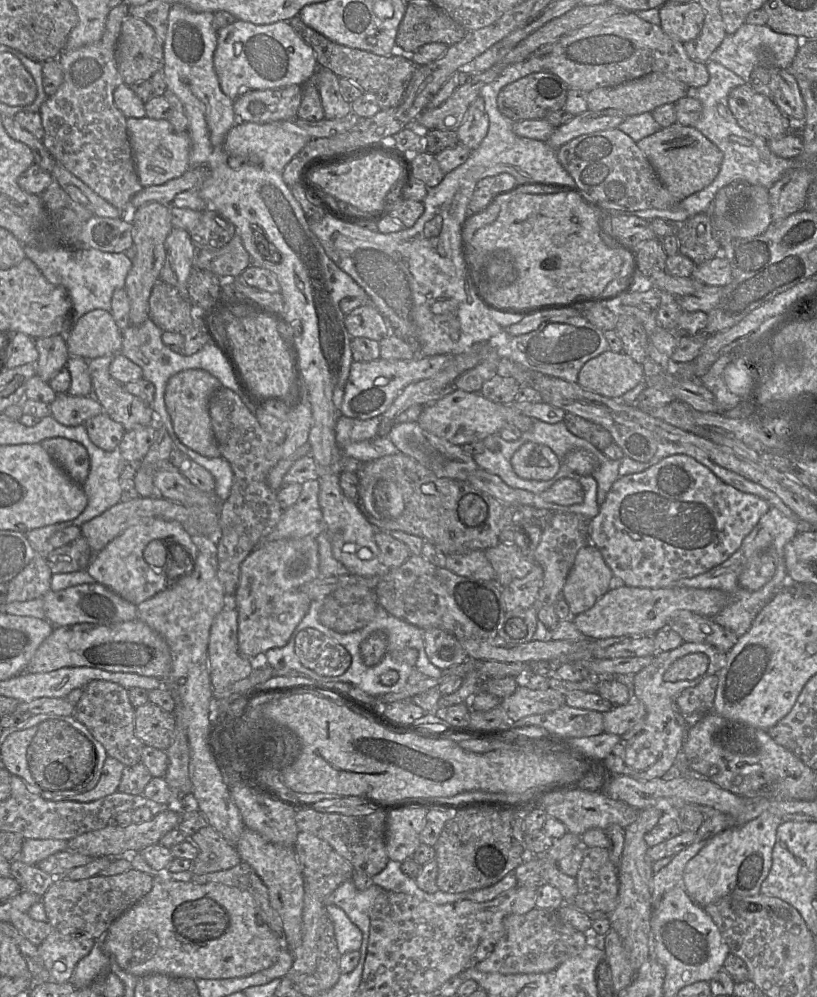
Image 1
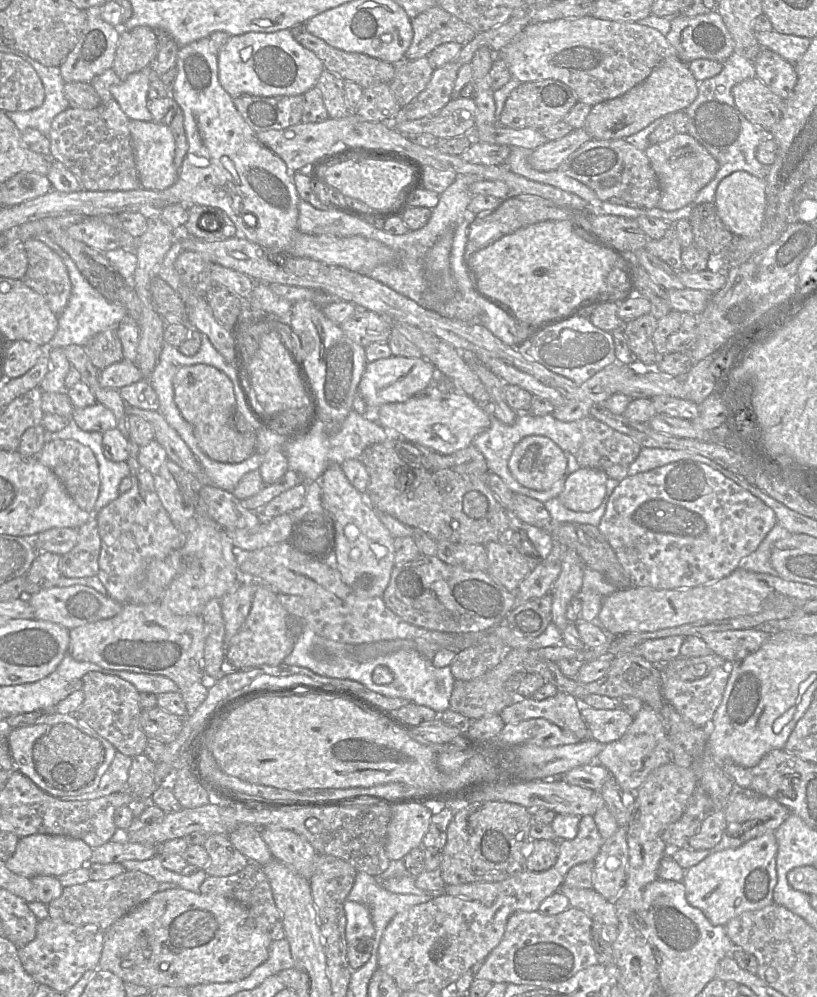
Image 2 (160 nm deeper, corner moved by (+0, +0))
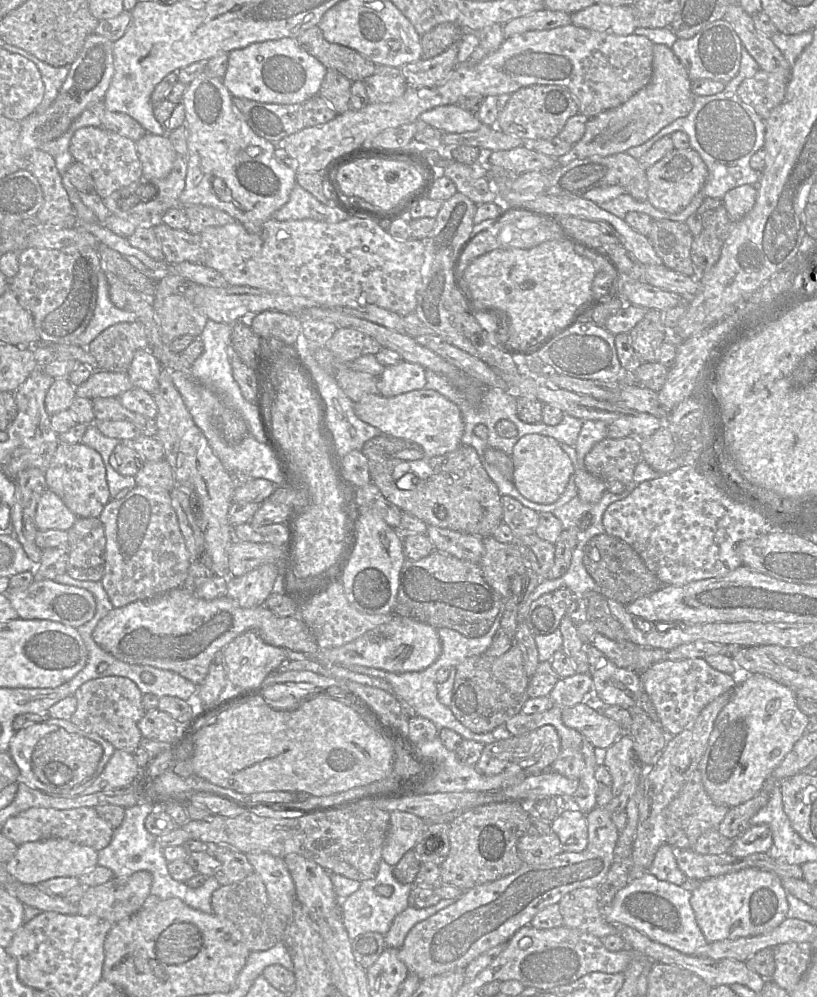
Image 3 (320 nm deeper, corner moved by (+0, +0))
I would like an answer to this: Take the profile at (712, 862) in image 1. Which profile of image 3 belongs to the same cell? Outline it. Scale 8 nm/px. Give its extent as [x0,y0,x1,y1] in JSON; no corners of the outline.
[690,868,788,943]

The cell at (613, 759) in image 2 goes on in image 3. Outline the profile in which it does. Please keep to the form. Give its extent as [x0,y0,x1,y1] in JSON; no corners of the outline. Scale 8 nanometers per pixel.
[399,732,645,980]

